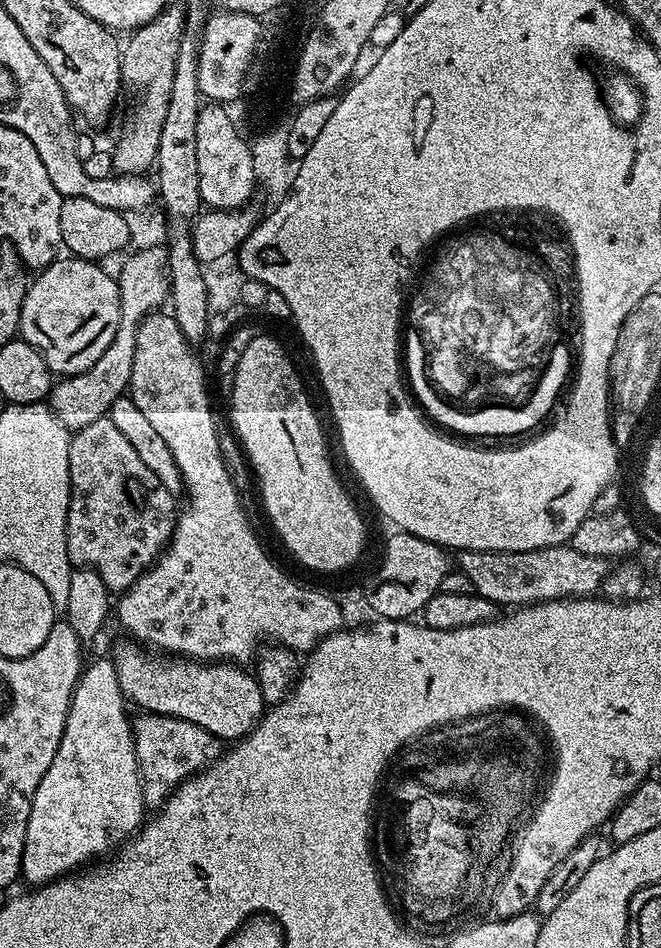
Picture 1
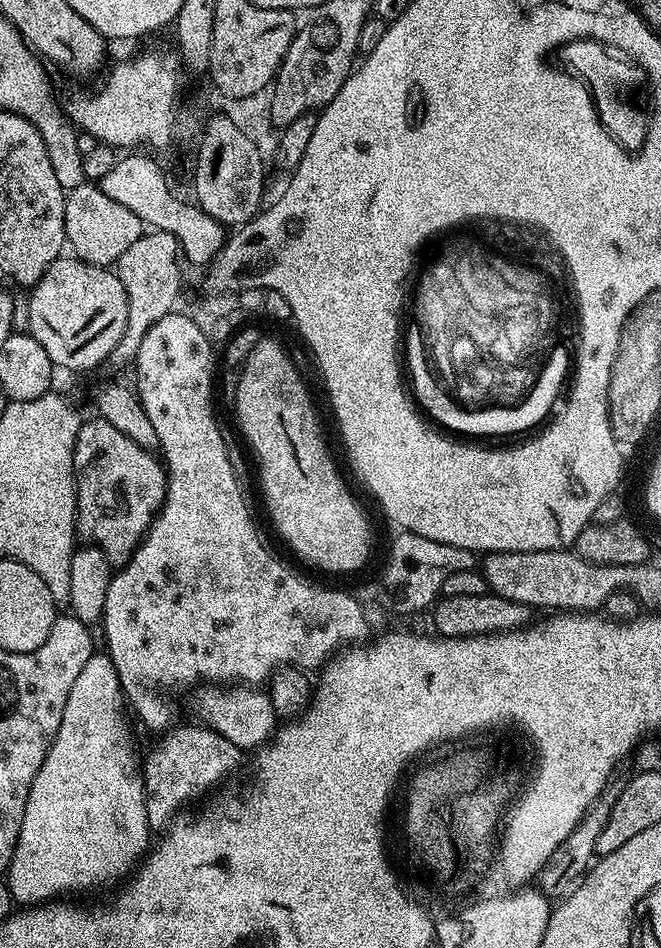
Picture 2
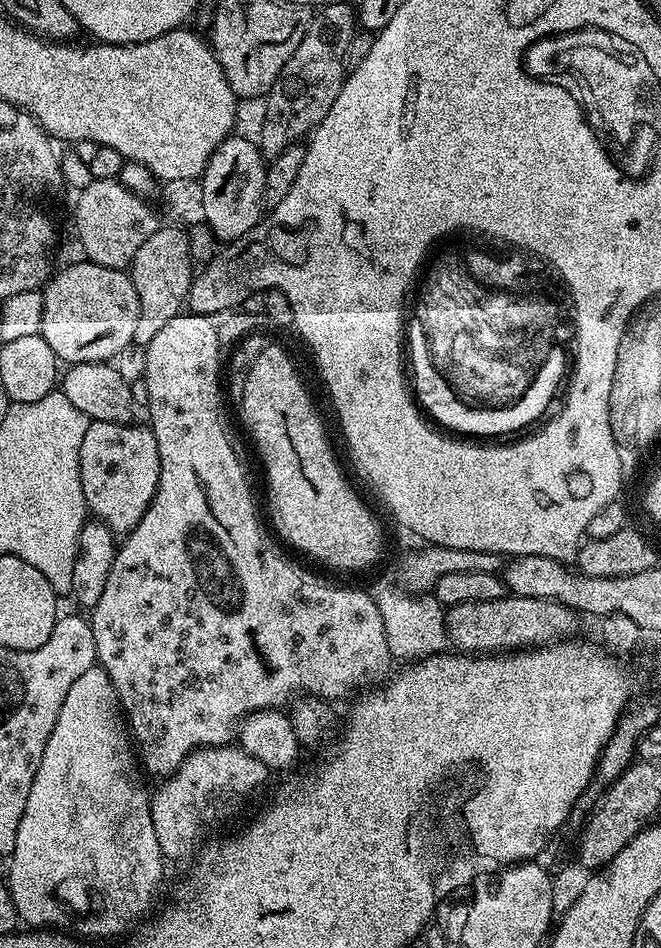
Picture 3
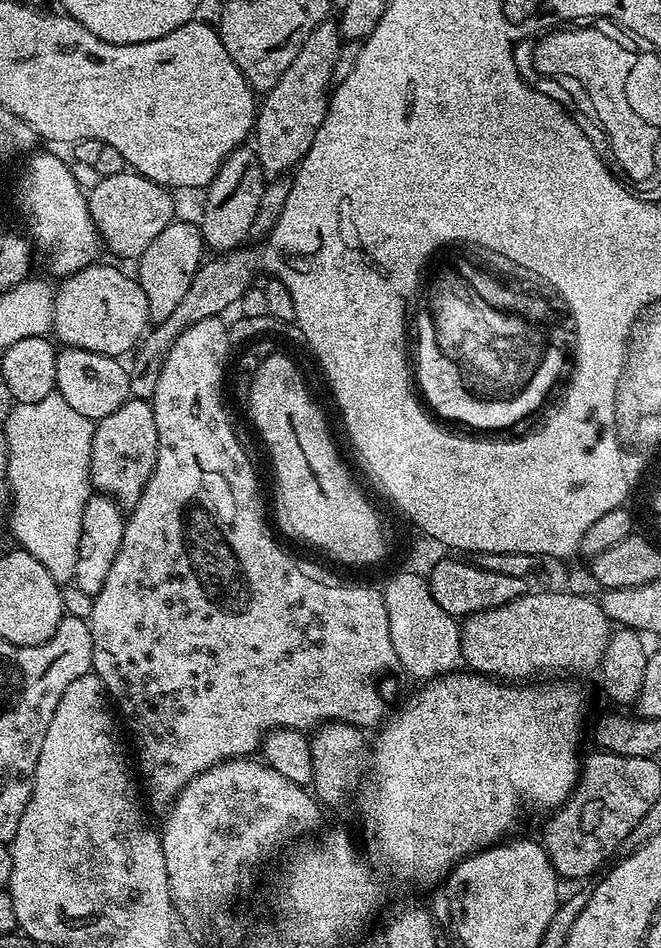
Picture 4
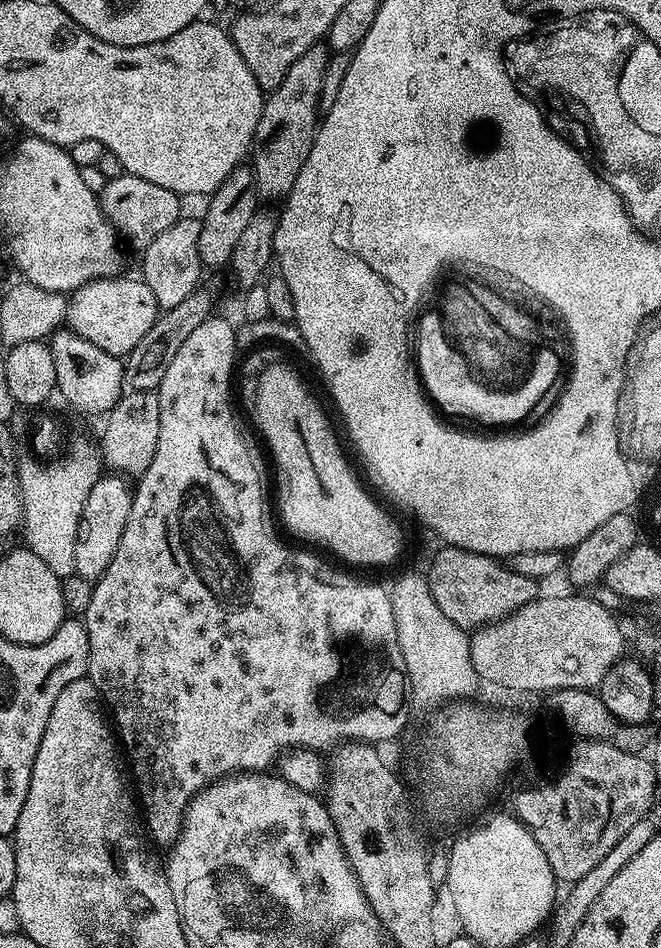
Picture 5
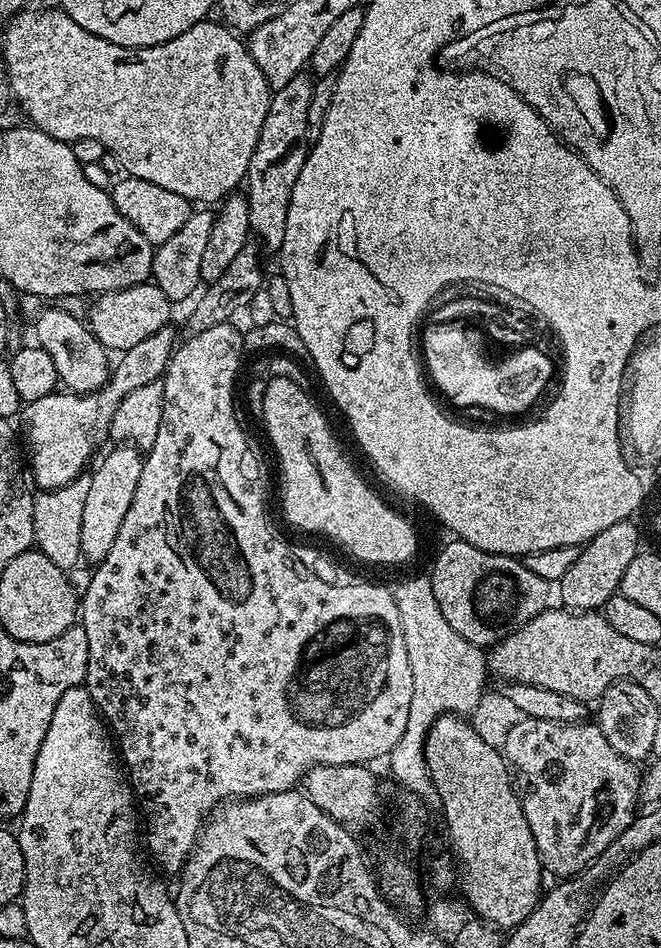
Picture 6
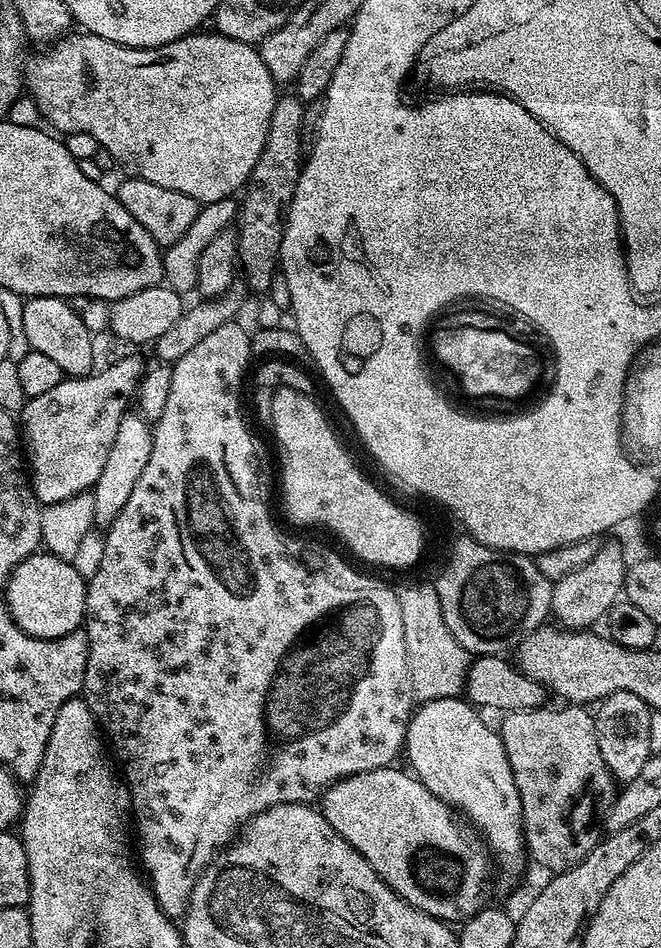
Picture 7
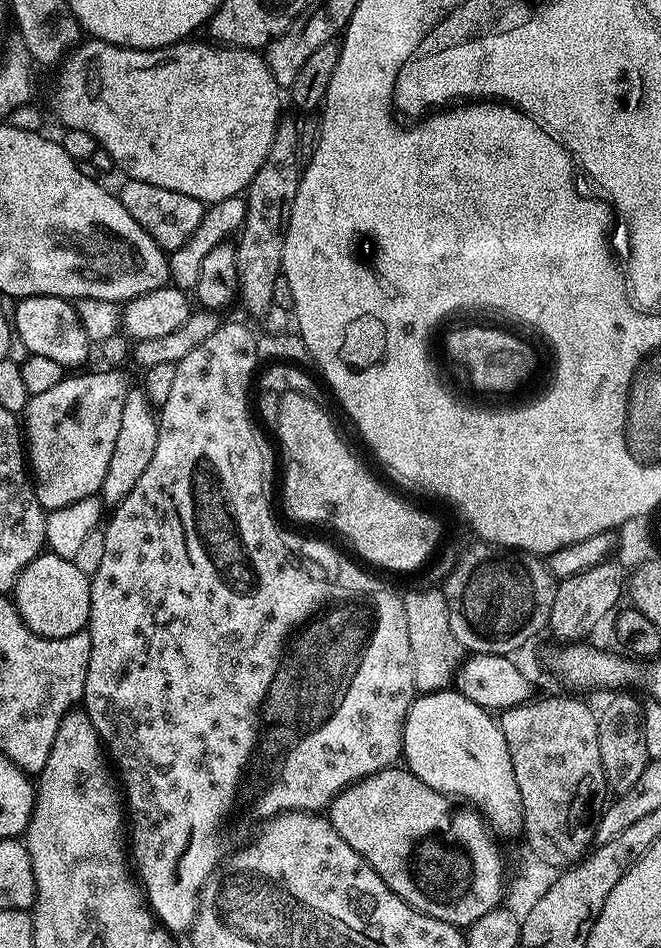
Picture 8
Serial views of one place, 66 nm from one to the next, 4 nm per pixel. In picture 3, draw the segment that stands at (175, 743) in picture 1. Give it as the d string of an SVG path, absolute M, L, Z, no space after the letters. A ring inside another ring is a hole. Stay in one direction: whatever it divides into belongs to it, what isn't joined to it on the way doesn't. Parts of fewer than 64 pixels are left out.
M235 743L217 744L215 748L196 748L178 766L178 770L163 781L164 784L157 792L151 793L152 817L154 818L154 834L158 837L158 846L162 854L169 861L180 860L183 856L188 856L192 852L192 847L196 844L196 839L200 836L200 831L204 828L204 823L219 810L223 804L232 804L235 800L244 800L247 796L252 796L270 776L270 769L254 754L246 754L246 750Z

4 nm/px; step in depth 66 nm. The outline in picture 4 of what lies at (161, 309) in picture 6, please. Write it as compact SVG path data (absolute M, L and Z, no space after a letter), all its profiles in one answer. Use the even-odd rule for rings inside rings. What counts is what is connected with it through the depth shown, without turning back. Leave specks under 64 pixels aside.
M97 262L78 270L72 276L63 277L53 298L51 331L54 336L56 334L55 339L70 348L117 358L123 357L123 352L131 353L145 335L150 321L146 294L142 294L140 281L129 273L128 276L108 264Z

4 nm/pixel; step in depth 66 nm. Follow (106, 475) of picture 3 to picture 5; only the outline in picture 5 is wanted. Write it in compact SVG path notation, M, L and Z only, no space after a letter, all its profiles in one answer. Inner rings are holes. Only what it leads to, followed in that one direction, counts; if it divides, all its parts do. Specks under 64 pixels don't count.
M125 391L120 400L107 413L104 424L104 437L98 440L98 447L102 453L102 464L105 469L116 474L123 474L128 478L138 478L154 462L154 450L158 450L158 395L156 392Z

